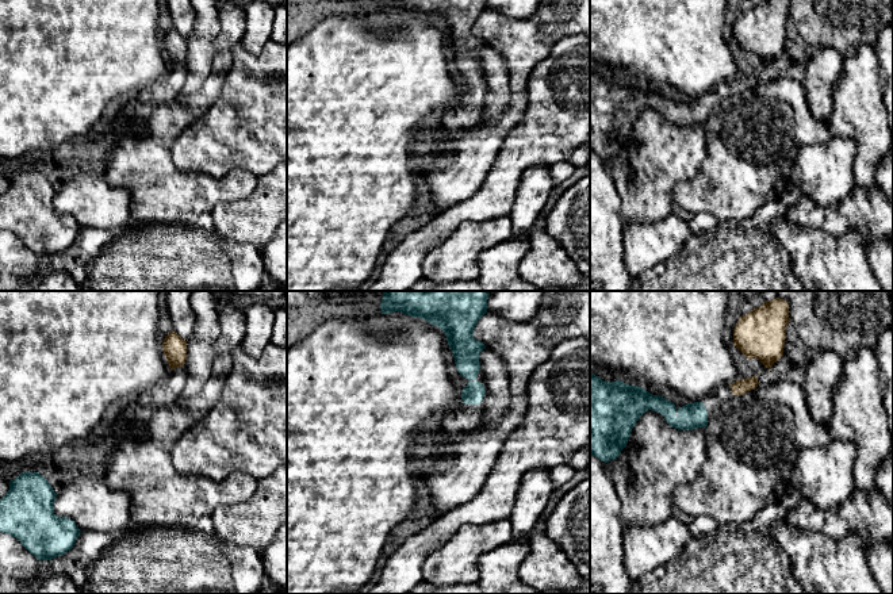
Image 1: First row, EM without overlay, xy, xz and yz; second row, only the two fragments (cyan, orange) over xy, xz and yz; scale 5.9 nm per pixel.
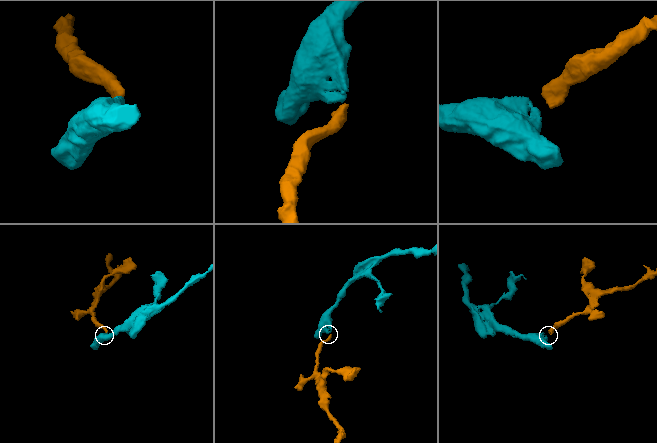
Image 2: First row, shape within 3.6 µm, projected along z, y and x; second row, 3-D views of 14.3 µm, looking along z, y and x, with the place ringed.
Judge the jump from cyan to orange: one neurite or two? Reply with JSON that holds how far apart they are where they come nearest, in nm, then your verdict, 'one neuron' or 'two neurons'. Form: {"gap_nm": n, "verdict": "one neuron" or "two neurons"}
{"gap_nm": 180, "verdict": "one neuron"}

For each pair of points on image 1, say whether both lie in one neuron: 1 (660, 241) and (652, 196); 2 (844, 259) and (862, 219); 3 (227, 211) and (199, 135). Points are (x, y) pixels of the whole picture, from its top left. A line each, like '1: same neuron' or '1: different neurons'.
1: different neurons
2: different neurons
3: different neurons

